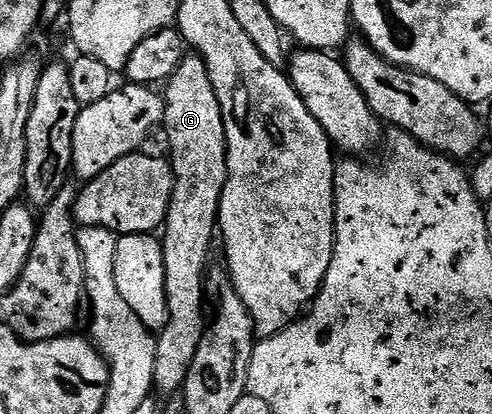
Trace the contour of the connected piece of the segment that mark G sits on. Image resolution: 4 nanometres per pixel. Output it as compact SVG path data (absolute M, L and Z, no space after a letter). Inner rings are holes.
M192 52L184 57L168 77L162 97L162 134L168 137L167 153L176 179L160 238L162 264L166 268L168 320L163 323L161 330L164 331L159 331L156 340L154 380L159 393L161 390L164 394L179 395L206 329L204 294L206 271L210 266L208 253L212 250L212 237L215 239L218 234L220 201L228 179L228 149L222 104L218 104L218 96L214 96L214 84L210 84L206 64L199 54Z

